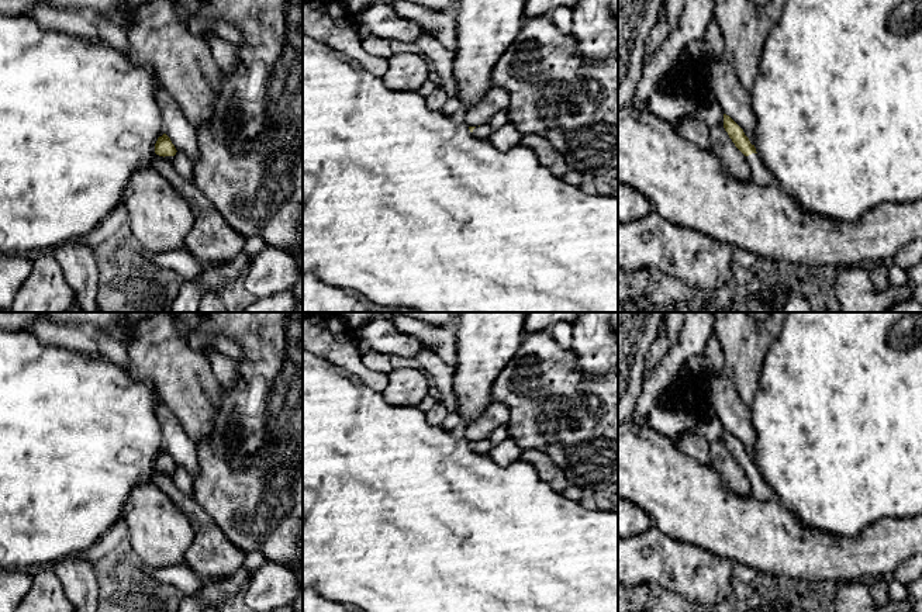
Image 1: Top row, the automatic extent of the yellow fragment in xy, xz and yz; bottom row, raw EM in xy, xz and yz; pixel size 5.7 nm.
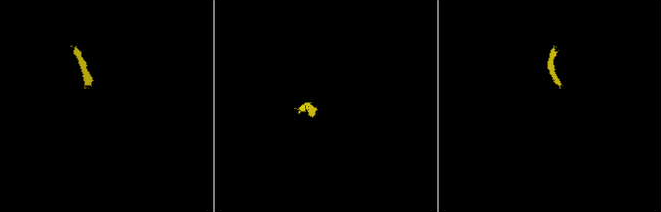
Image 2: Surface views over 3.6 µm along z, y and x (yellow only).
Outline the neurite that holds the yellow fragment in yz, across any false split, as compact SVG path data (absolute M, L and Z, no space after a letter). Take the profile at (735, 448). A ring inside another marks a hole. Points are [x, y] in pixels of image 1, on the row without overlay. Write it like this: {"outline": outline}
{"outline": "M724 429L724 443L735 461L746 471L752 487L752 495L759 501L774 499L776 495L757 470L754 460L750 459L743 445L726 429Z"}

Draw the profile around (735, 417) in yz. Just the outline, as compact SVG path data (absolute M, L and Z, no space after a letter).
M726 370L708 371L711 380L711 404L715 415L754 460L756 435L750 423L750 409L742 402L736 385Z

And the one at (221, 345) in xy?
M222 336L213 338L211 346L214 348L215 352L218 352L235 362L238 362L241 359L241 348L235 342L227 339L227 338L222 338Z

